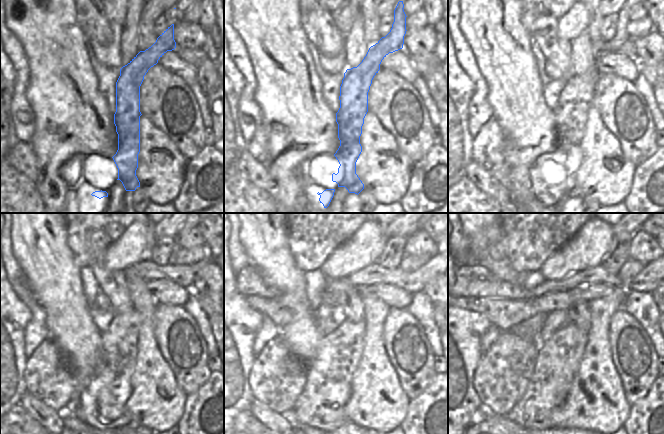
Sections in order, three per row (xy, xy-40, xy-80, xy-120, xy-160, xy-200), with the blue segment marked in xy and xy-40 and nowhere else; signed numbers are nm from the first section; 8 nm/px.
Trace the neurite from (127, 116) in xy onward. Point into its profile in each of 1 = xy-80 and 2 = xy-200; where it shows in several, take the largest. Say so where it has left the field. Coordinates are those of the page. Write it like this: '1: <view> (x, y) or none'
1: xy-80 (571, 113)
2: xy-200 (558, 360)

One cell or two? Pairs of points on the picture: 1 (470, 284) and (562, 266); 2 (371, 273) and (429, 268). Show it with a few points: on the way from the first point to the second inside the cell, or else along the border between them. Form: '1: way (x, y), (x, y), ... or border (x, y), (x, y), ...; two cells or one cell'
1: border (569, 274), (558, 280), (546, 281); two cells
2: way (385, 275), (415, 277); one cell

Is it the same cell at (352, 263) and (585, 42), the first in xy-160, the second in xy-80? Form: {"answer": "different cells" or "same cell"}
{"answer": "different cells"}

